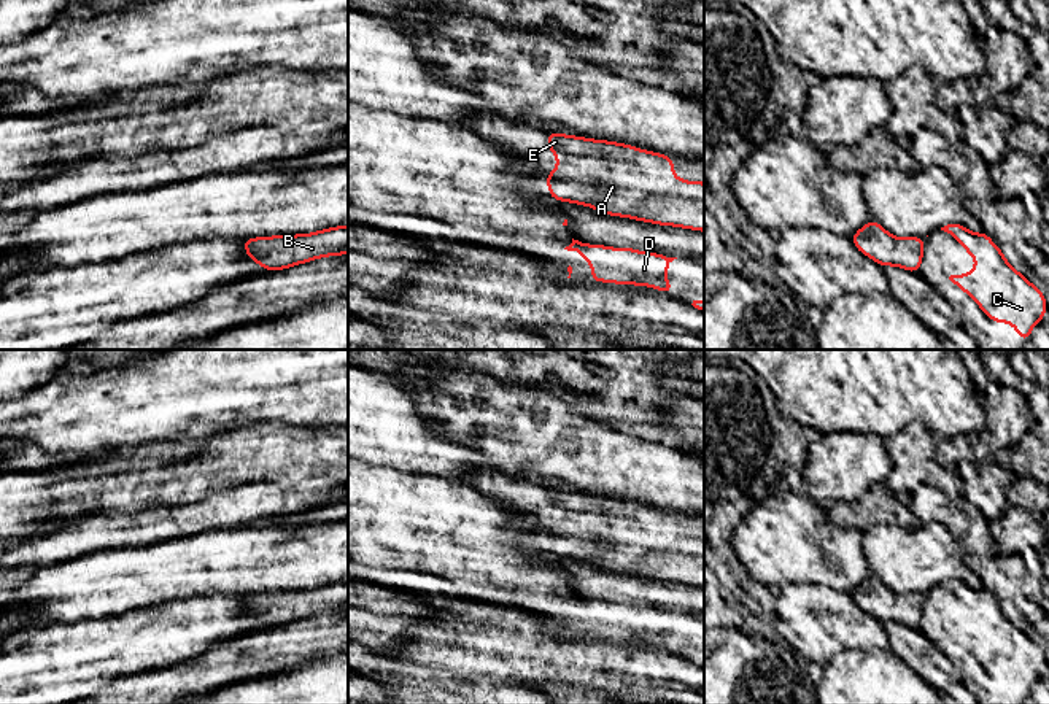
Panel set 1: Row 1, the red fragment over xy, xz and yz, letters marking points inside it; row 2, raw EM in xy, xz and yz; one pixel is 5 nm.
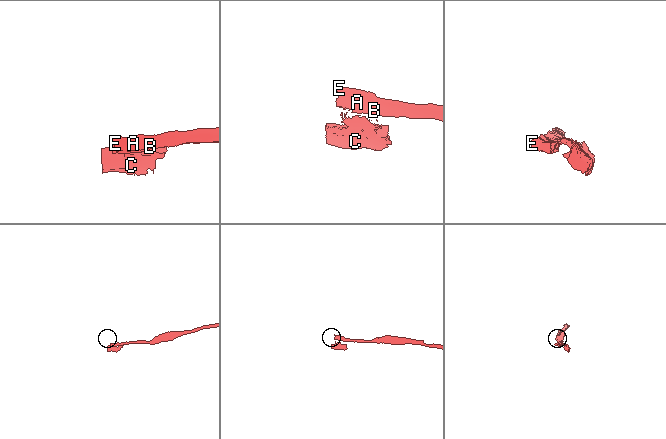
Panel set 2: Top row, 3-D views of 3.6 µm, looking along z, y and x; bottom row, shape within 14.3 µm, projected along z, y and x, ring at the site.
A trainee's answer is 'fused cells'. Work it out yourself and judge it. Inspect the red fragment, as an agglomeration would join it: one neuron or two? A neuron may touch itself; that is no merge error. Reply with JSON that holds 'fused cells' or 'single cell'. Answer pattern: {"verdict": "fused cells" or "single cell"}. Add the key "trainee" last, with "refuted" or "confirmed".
{"verdict": "fused cells", "trainee": "confirmed"}

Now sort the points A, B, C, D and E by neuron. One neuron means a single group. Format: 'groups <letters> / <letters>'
groups A B E / C D

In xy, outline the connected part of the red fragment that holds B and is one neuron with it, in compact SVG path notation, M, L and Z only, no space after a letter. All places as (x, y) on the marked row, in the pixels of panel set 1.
M348 226L313 234L257 237L245 240L243 248L262 269L283 270L318 257L348 254Z

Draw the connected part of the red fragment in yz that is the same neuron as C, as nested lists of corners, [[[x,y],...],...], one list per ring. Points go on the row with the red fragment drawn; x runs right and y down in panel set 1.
[[[955,221],[941,230],[950,234],[977,264],[970,273],[950,275],[949,280],[971,296],[987,318],[1014,324],[1019,340],[1027,342],[1033,326],[1046,318],[1044,292],[1008,264],[985,232],[973,234]]]

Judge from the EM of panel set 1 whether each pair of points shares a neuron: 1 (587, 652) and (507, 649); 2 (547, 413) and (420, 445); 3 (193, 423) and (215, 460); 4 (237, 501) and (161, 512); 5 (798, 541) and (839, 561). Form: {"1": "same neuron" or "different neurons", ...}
{"1": "same neuron", "2": "different neurons", "3": "different neurons", "4": "same neuron", "5": "same neuron"}

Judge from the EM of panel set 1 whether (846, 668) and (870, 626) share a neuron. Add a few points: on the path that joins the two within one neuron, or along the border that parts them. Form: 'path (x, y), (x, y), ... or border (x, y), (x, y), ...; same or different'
border (889, 649), (876, 652), (841, 649), (822, 666); different

